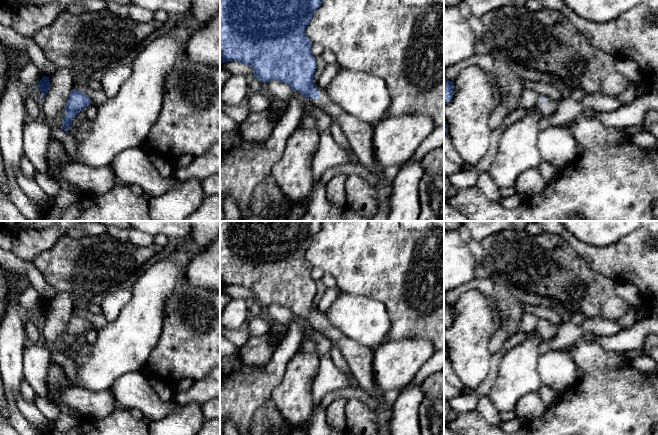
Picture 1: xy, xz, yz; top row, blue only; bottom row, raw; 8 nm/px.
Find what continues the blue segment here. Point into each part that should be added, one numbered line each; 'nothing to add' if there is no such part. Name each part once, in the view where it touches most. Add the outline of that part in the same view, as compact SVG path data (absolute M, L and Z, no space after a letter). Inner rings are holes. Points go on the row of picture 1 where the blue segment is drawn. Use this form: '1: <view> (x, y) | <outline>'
1: xz (359, 134) | M315 83L313 86L320 90L319 100L310 97L315 106L327 113L340 126L349 141L356 162L377 176L377 182L374 183L377 191L377 213L370 221L387 221L392 183L386 180L384 170L377 166L374 159L372 146L374 125L366 124L345 112L331 100L326 89L319 88Z

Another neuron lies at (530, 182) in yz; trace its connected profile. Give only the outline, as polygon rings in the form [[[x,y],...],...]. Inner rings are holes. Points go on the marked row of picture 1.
[[[538,167],[530,168],[522,172],[514,186],[516,193],[525,197],[531,197],[540,193],[547,185]]]

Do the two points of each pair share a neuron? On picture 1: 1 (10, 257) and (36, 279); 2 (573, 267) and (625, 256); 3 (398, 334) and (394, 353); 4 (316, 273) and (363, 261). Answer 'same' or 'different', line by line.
1: same
2: different
3: different
4: different

